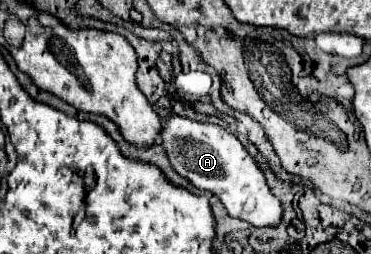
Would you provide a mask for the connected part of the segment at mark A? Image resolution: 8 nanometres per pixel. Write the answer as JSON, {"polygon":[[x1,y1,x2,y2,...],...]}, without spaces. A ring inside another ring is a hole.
{"polygon":[[169,114,161,128,161,146,177,174,185,176,199,190,213,192,227,208,229,216,247,220,251,226,275,226,281,220,281,204,271,194,257,162,243,144,219,124,197,122]]}

